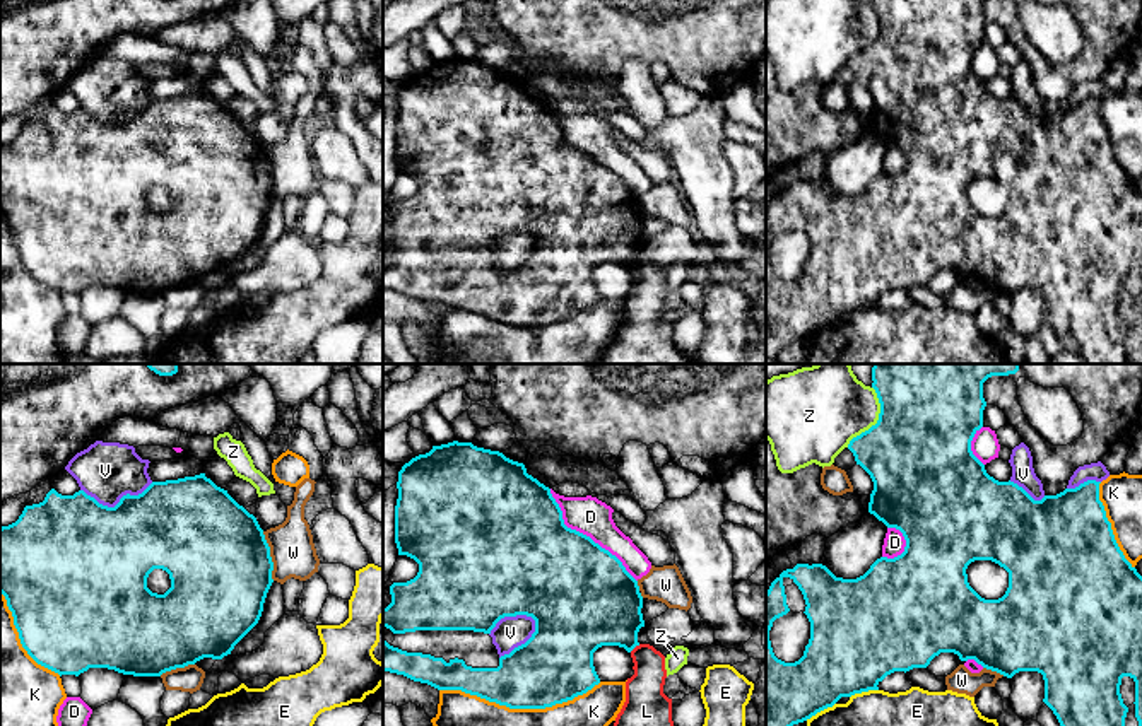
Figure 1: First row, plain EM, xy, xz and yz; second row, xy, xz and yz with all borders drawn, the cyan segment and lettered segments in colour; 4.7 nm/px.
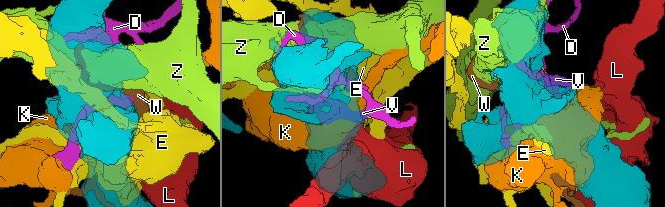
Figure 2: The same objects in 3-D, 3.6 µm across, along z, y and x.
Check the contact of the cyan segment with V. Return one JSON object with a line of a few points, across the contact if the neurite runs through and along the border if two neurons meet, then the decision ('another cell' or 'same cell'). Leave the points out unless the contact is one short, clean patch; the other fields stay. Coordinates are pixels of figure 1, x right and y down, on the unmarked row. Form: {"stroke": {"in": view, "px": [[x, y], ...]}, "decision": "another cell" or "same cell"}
{"decision": "another cell"}

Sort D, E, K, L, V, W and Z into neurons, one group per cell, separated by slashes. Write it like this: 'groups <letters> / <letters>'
groups D / E V / K / L / W / Z

